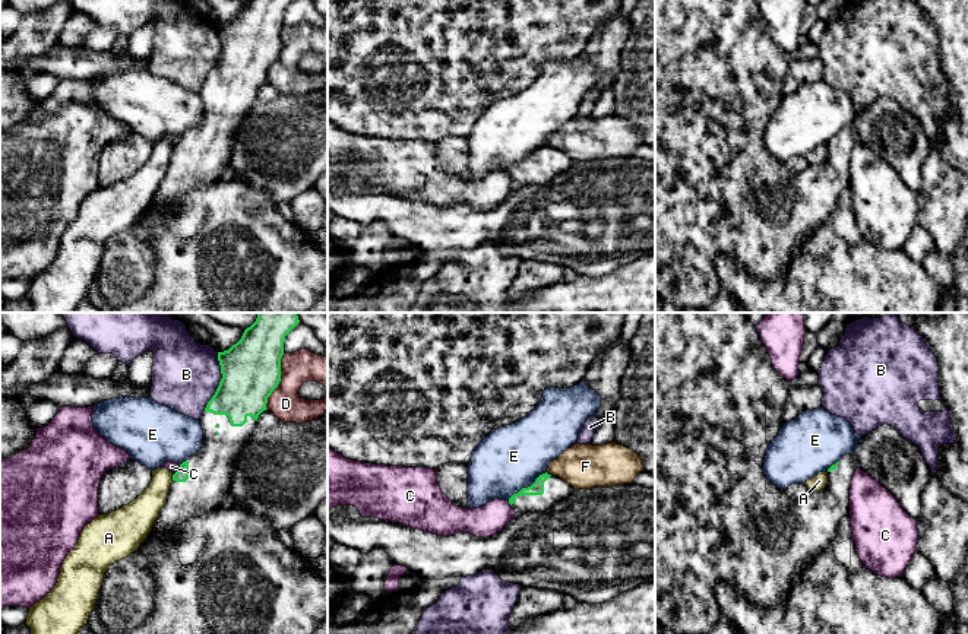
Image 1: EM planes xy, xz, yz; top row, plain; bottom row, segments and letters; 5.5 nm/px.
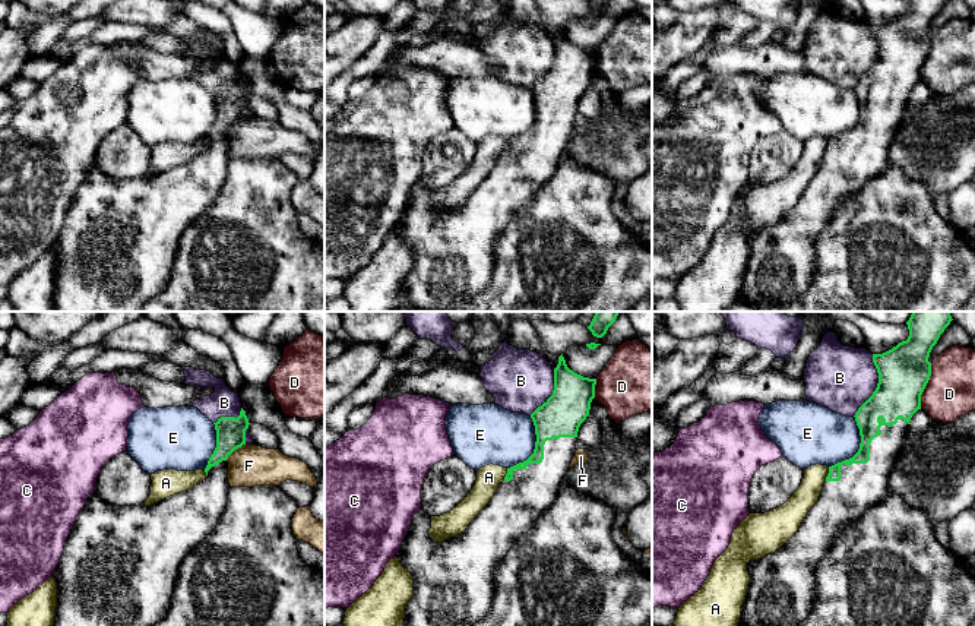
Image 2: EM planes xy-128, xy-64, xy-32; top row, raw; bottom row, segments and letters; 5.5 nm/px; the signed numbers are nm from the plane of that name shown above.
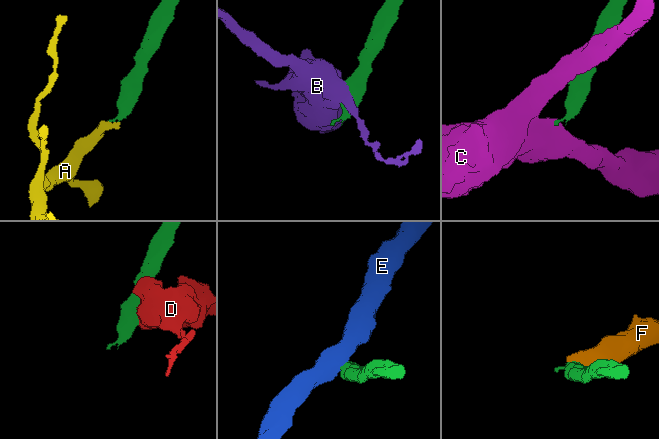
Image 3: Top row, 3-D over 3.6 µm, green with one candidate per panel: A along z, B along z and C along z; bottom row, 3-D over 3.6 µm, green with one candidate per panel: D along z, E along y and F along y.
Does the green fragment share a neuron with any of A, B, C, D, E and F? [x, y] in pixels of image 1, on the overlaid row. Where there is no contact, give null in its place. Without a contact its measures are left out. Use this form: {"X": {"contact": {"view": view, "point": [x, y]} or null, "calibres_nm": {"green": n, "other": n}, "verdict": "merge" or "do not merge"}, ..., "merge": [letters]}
{"A": {"contact": {"view": "xy", "point": [173, 476]}, "calibres_nm": {"green": 80, "other": 160}, "verdict": "do not merge"}, "B": {"contact": {"view": "xy", "point": [220, 382]}, "calibres_nm": {"green": 320, "other": 380}, "verdict": "do not merge"}, "C": {"contact": {"view": "xy", "point": [179, 469]}, "calibres_nm": {"green": 80, "other": 50}, "verdict": "do not merge"}, "D": {"contact": {"view": "xy", "point": [280, 380]}, "calibres_nm": {"green": 320, "other": 180}, "verdict": "do not merge"}, "E": {"contact": {"view": "xz", "point": [528, 487]}, "calibres_nm": {"green": 80, "other": 360}, "verdict": "do not merge"}, "F": {"contact": {"view": "xz", "point": [547, 474]}, "calibres_nm": {"green": 80, "other": 240}, "verdict": "do not merge"}, "merge": []}

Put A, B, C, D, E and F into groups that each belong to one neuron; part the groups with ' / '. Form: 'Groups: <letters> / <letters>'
Groups: A F / B / C / D / E

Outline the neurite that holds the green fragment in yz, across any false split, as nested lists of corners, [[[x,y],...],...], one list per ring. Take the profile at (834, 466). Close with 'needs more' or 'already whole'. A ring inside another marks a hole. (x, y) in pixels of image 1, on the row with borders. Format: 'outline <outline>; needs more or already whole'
outline [[[655,313],[655,621],[676,634],[708,634],[719,622],[737,628],[716,603],[715,589],[719,583],[728,583],[756,606],[771,608],[782,603],[794,578],[832,545],[841,520],[850,516],[850,488],[857,469],[852,454],[842,456],[828,469],[828,484],[823,489],[809,492],[797,501],[763,473],[766,448],[785,424],[782,413],[788,390],[788,381],[772,365],[766,346],[746,313]]]; needs more

